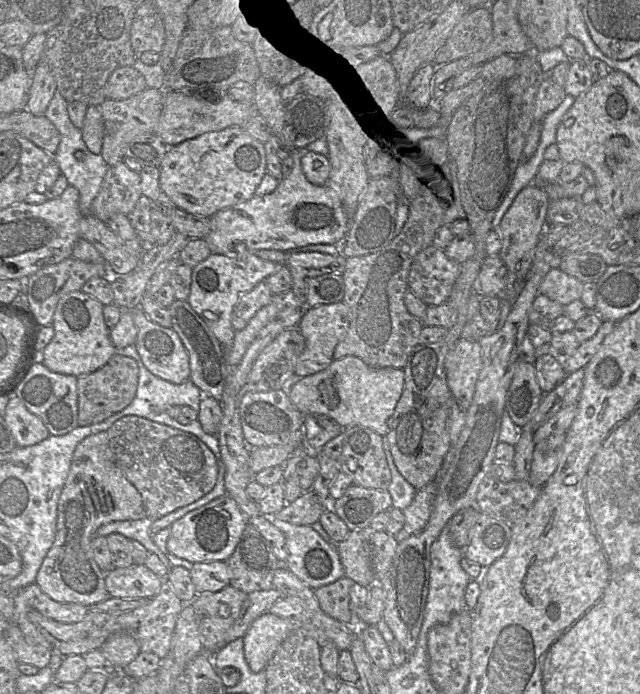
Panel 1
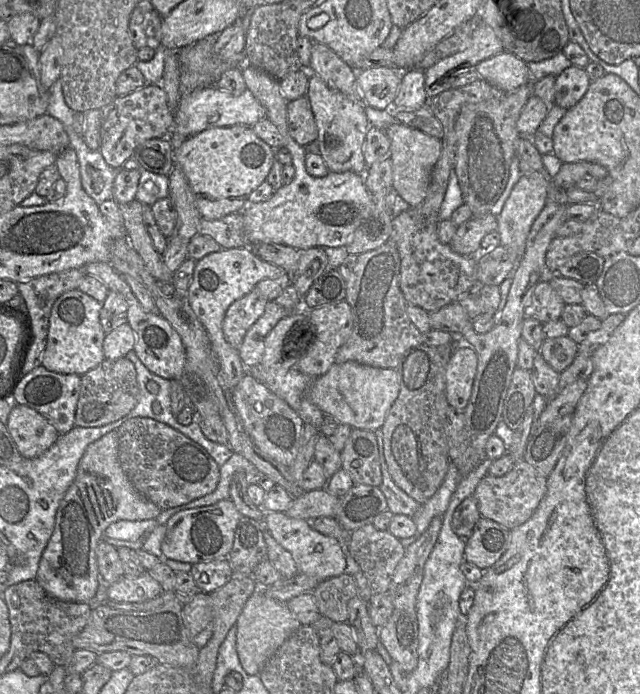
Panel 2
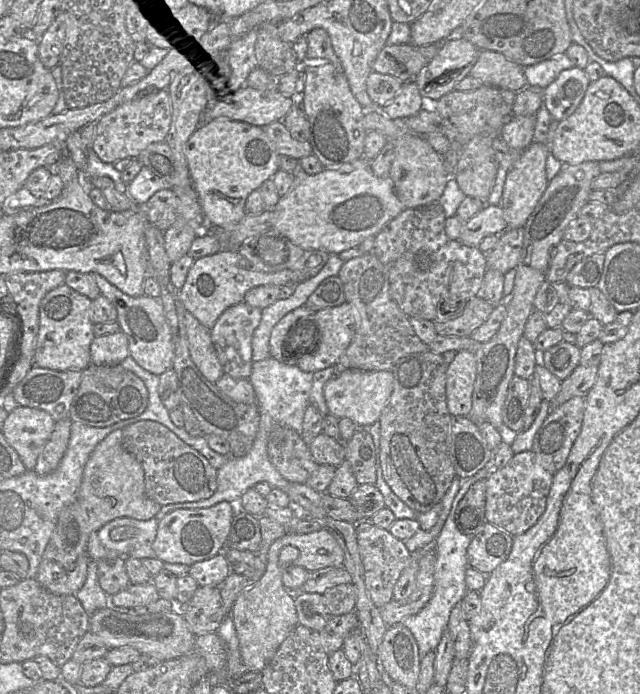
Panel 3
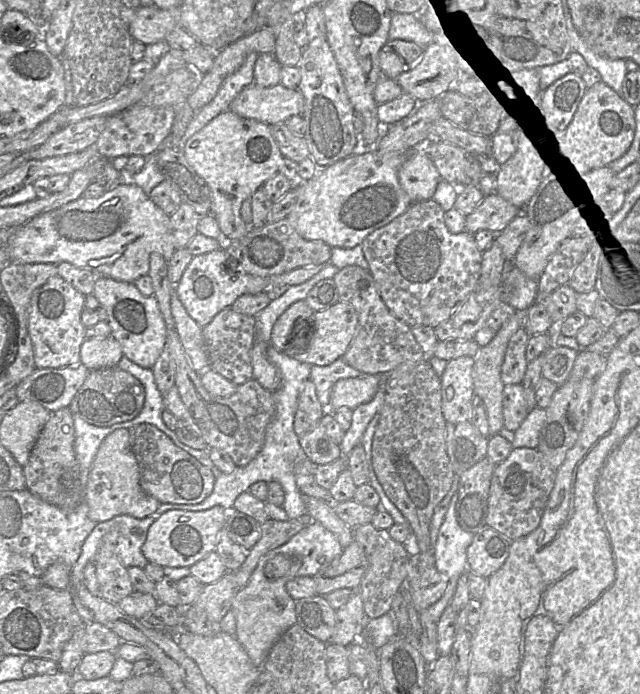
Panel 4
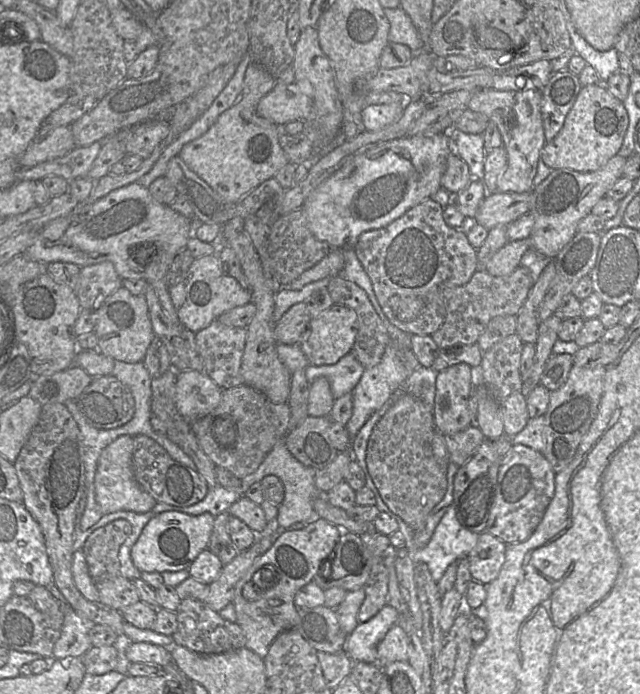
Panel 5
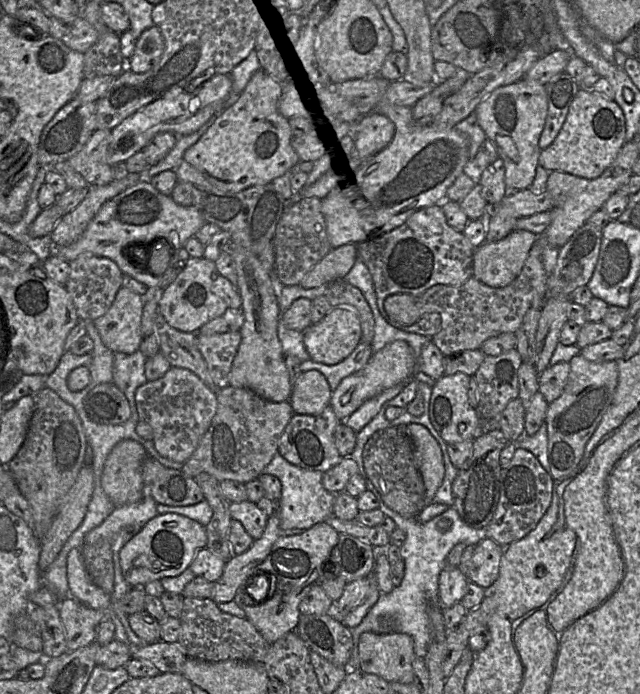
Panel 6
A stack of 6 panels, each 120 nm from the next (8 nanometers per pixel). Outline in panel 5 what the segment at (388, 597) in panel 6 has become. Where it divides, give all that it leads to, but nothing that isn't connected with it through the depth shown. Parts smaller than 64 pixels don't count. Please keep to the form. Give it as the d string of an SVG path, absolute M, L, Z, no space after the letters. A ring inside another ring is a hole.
M368 468L366 472L366 486L371 486L371 488L375 491L374 495L376 498L376 507L380 512L388 514L397 522L398 530L402 533L404 537L404 547L408 550L411 559L414 563L425 563L428 566L431 576L435 582L438 582L443 577L445 571L447 570L450 564L454 562L459 562L461 559L465 559L468 557L468 554L476 546L480 534L467 530L459 523L456 517L455 507L453 503L448 507L446 514L442 517L439 524L435 528L435 531L429 543L423 548L418 548L413 541L413 531L400 517L395 515L384 503L378 489L376 488L368 472ZM386 604L367 622L359 623L347 636L345 651L353 662L378 664L377 645L400 622L399 612Z

